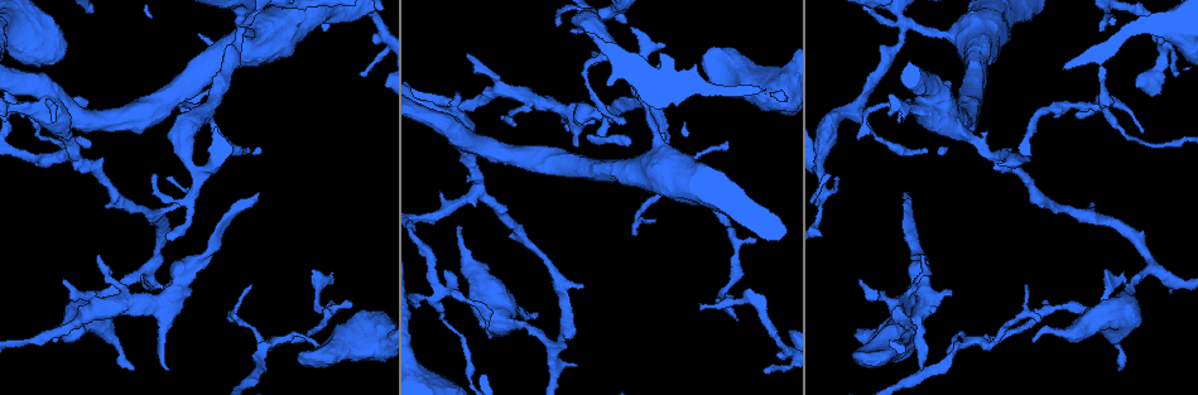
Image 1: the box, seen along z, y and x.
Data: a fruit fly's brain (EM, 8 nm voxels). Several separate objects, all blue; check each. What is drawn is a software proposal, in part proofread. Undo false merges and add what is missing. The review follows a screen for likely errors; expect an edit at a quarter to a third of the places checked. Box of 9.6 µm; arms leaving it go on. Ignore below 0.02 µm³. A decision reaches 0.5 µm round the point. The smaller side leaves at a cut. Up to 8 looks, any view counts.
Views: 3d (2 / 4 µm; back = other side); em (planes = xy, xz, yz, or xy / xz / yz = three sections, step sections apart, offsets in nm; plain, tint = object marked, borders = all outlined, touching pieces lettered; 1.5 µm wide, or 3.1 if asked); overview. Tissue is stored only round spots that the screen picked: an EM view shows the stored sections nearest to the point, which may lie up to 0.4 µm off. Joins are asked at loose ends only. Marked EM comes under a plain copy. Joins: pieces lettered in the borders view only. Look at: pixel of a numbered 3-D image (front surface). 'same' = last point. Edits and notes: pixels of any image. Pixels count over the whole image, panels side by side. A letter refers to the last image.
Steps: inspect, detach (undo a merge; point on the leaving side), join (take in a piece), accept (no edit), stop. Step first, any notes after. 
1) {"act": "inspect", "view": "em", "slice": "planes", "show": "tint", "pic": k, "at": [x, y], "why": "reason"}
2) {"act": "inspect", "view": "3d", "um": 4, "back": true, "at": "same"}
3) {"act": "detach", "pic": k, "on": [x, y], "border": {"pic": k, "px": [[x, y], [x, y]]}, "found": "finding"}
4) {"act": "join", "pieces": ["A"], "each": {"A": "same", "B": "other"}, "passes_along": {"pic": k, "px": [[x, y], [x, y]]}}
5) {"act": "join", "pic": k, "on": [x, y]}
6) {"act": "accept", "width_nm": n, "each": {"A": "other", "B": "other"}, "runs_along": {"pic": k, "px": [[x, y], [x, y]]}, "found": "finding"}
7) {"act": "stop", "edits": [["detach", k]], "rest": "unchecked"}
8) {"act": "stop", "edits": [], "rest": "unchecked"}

{"act": "inspect", "view": "em", "slice": "planes", "show": "tint", "pic": 1, "at": [754, 241]}

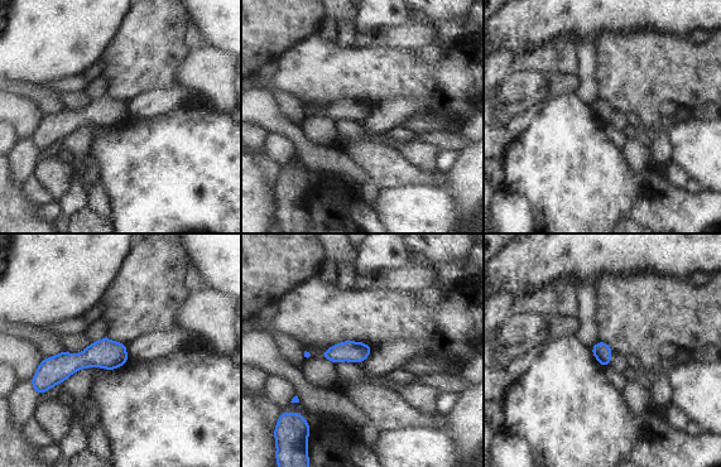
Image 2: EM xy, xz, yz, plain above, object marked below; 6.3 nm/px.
{"act": "inspect", "view": "em", "slice": "planes", "show": "borders", "at": "same"}

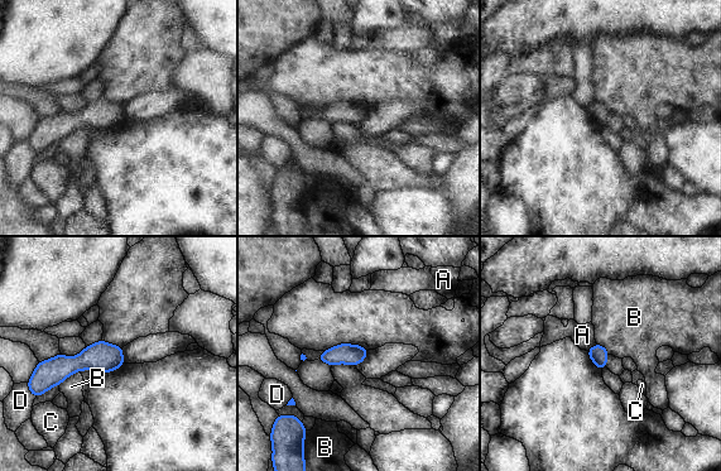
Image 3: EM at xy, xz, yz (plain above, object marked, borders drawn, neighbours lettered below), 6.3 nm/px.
{"act": "accept", "each": {"A": "other", "B": "other", "C": "other", "D": "other"}, "found": "none of them fits"}

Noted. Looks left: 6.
{"act": "inspect", "view": "3d", "um": 4, "pic": 1, "at": [457, 228], "why": "branch stops here"}

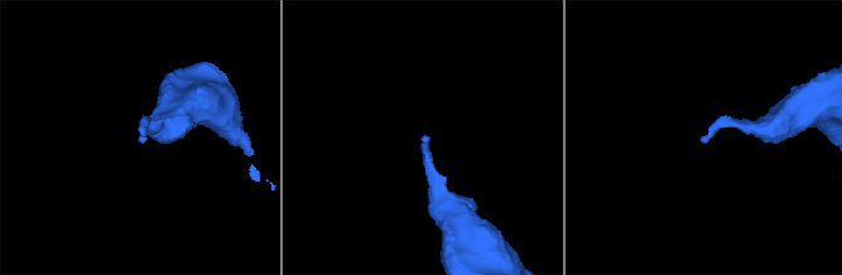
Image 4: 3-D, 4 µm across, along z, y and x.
{"act": "inspect", "view": "em", "slice": "planes", "show": "borders", "pic": 4, "at": [139, 141], "why": "shape alone is not enough"}

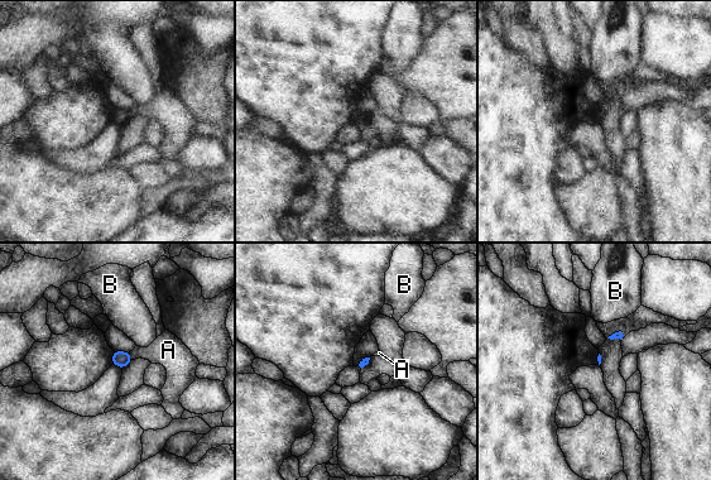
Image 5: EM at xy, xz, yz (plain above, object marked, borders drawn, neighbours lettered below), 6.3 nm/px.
{"act": "accept", "each": {"A": "other", "B": "other"}, "border": {"pic": 5, "px": [[128, 353], [133, 359]]}, "found": "none of them fits"}

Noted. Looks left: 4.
{"act": "inspect", "view": "3d", "um": 2, "pic": 1, "at": [636, 234], "why": "tapers out"}

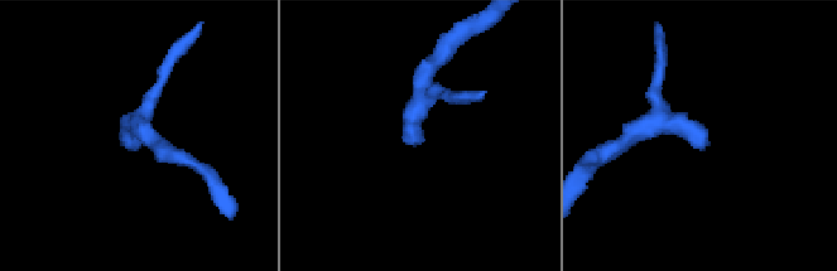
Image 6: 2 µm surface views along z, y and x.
{"act": "inspect", "view": "em", "slice": "planes", "show": "borders", "pic": 6, "at": [418, 144]}

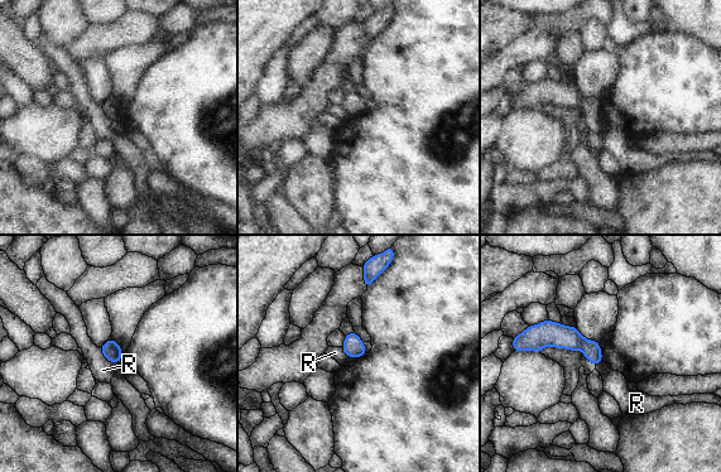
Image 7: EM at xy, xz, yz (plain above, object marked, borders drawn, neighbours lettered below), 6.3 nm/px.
{"act": "accept", "longest_contact_nm": ["R", 170], "each": {"R": "other"}, "runs_along": {"pic": 7, "px": [[527, 342], [570, 338], [599, 356]]}, "found": "no lettered piece goes on from it"}

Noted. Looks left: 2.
{"act": "stop", "edits": [], "rest": "unchecked"}

